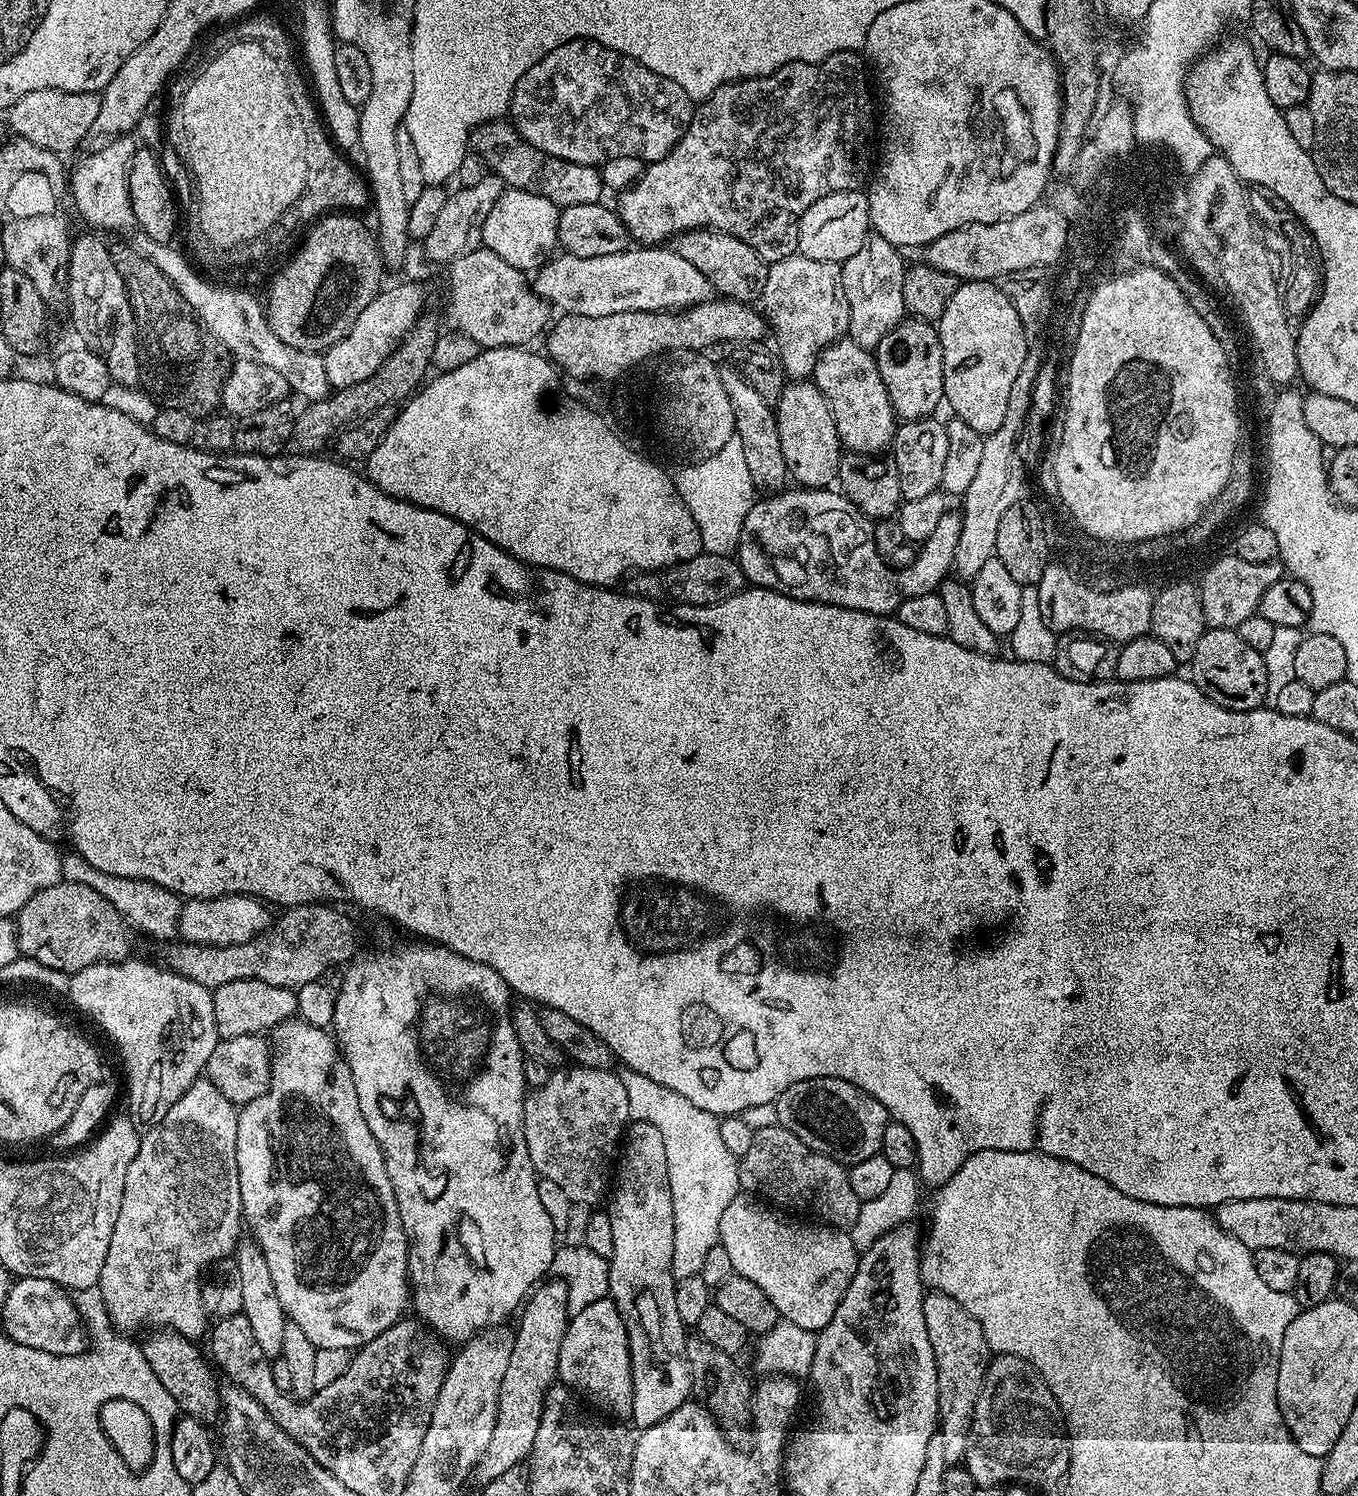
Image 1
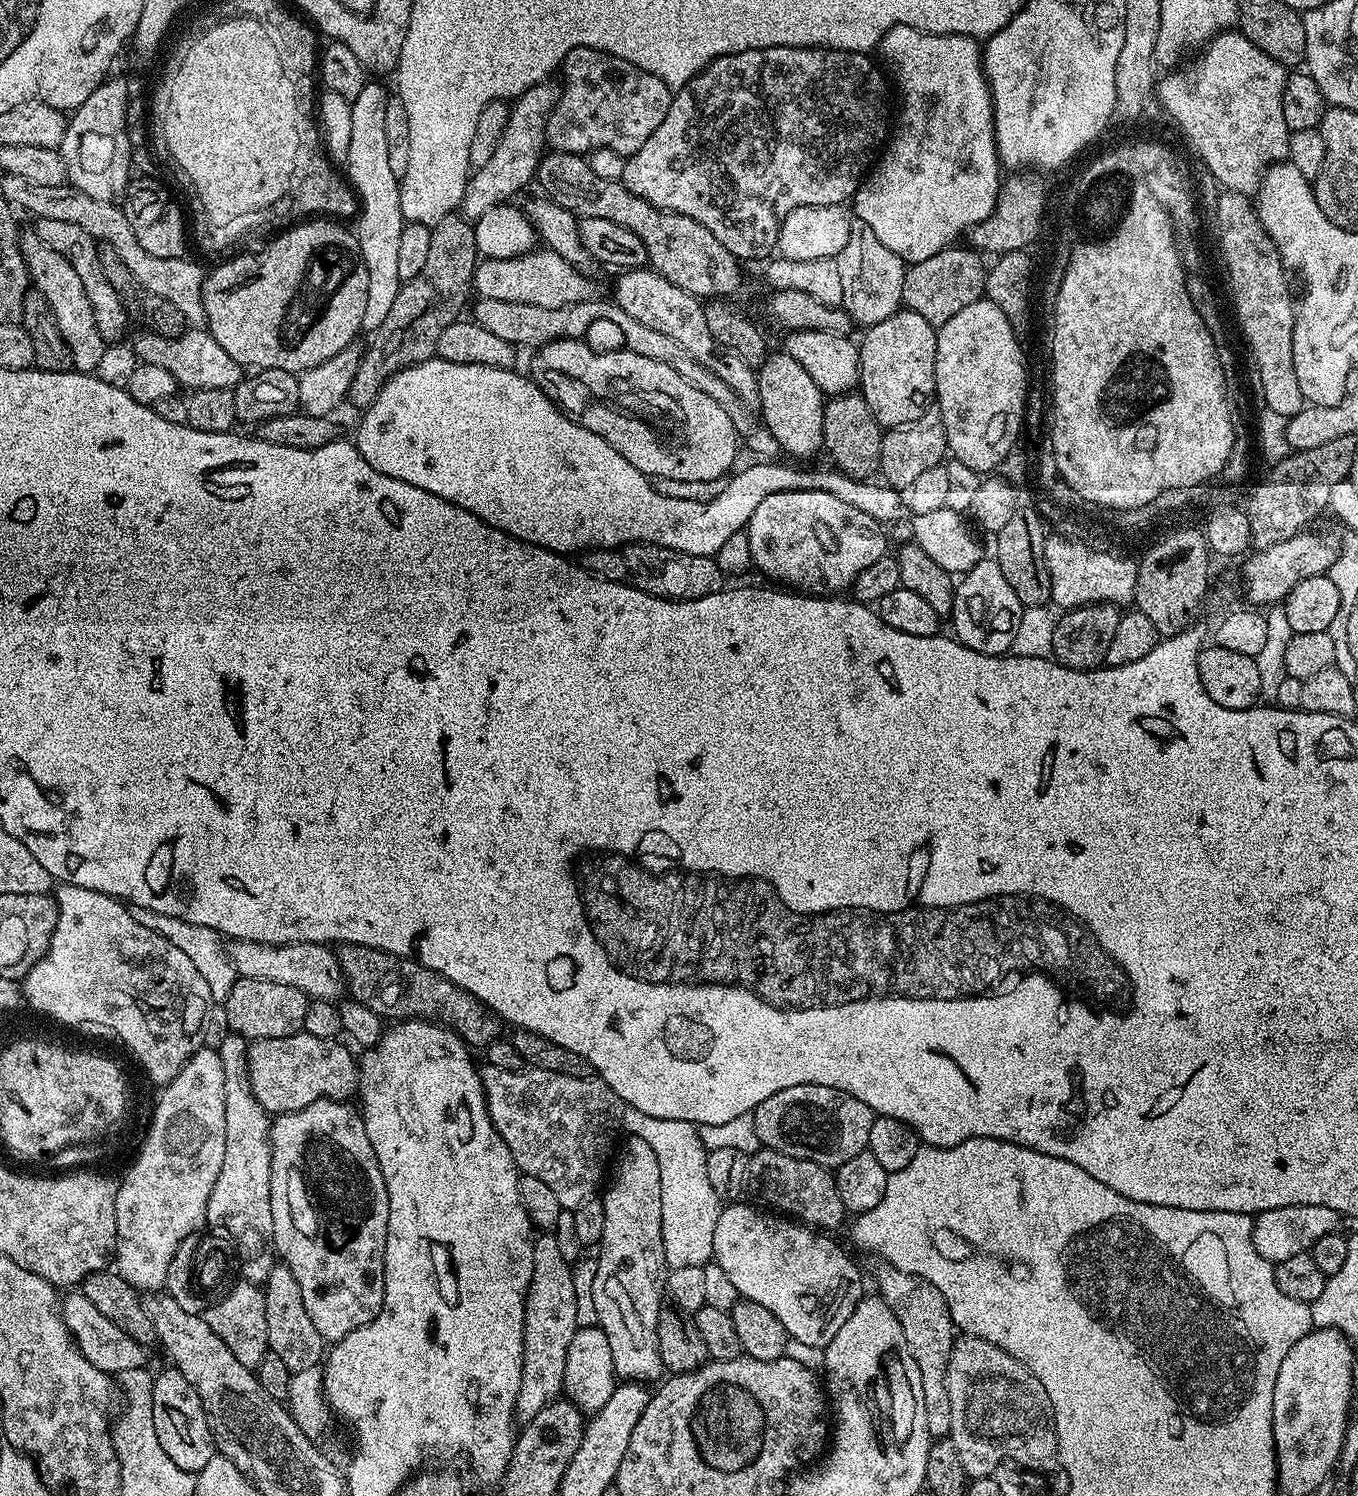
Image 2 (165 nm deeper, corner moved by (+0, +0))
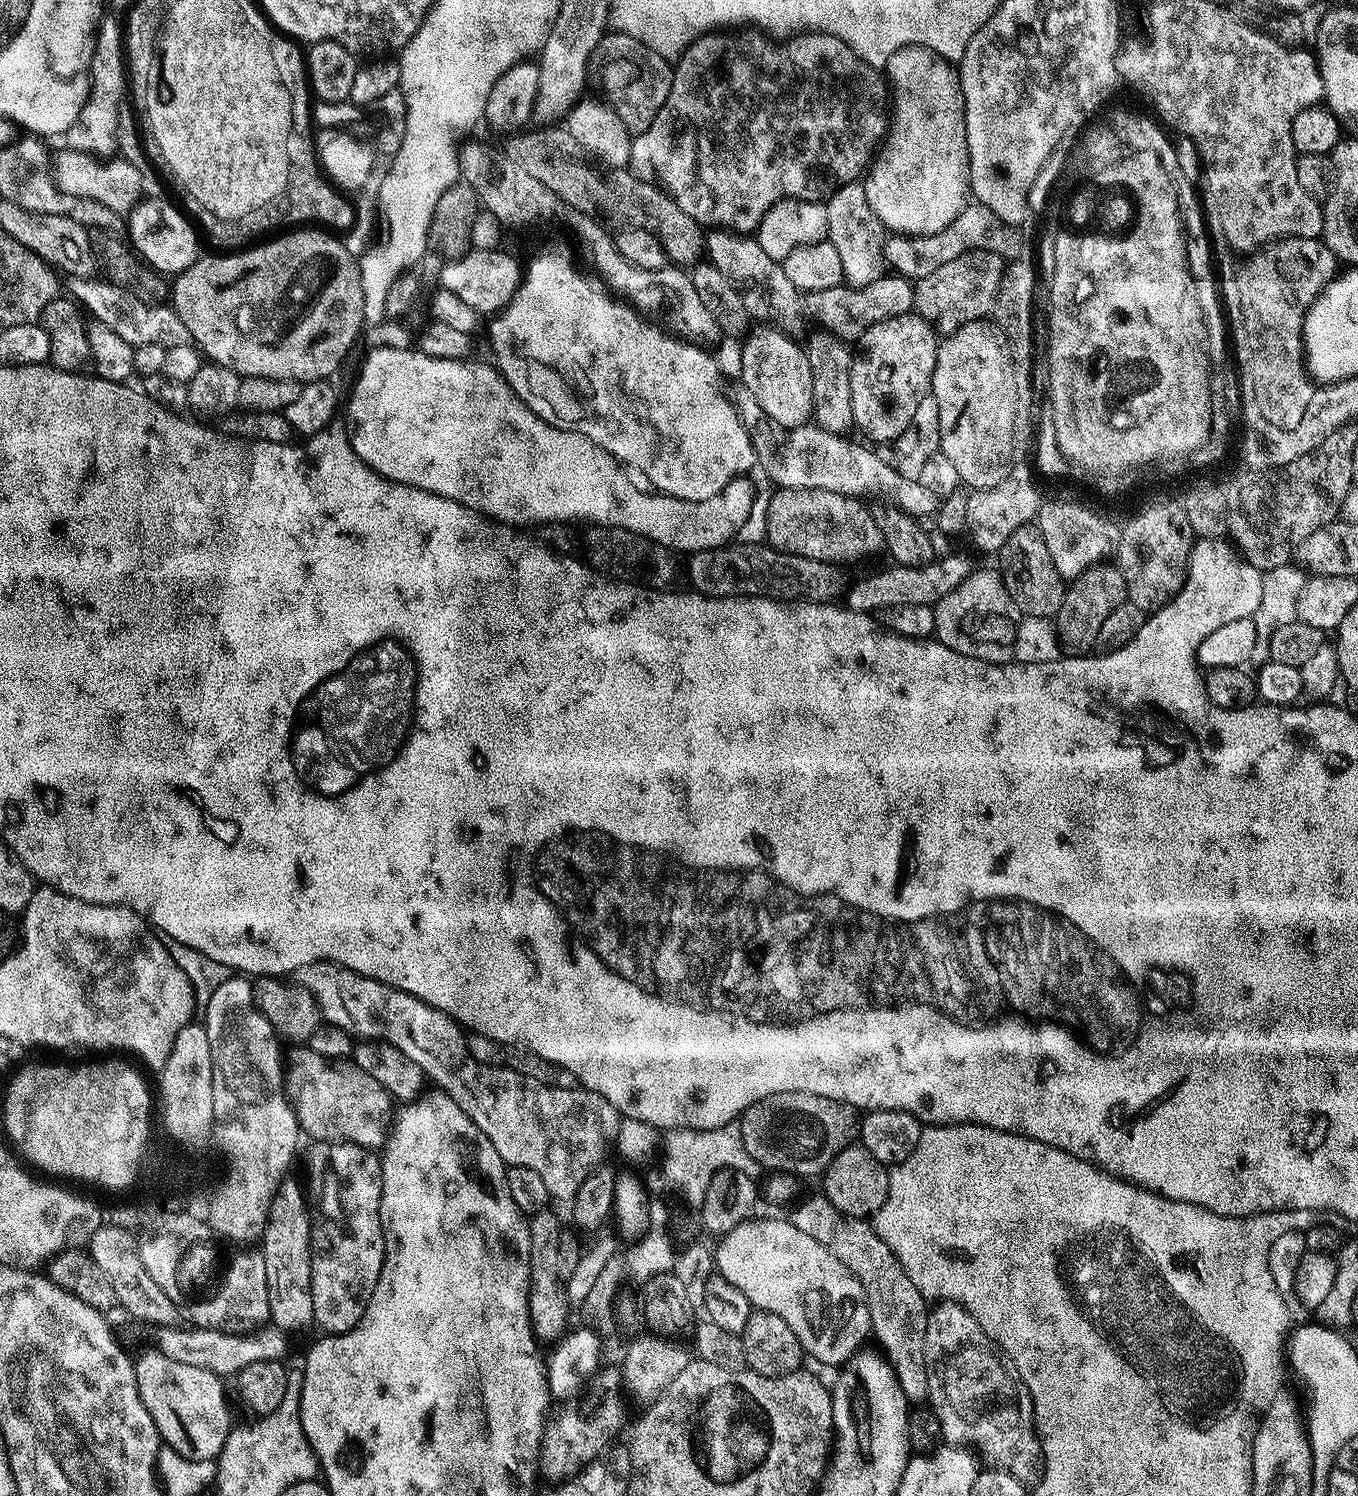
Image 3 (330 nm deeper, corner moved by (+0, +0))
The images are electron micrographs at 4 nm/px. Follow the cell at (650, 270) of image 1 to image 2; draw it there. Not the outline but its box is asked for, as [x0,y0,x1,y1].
[474,250,593,306]

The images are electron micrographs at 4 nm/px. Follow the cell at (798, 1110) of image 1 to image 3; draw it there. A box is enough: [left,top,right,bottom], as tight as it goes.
[738,1092,858,1178]

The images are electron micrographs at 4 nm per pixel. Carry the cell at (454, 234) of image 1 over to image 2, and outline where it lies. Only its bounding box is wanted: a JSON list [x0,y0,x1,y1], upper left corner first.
[459,82,558,222]

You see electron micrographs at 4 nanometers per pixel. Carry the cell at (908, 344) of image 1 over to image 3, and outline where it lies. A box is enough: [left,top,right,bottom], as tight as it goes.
[850,314,938,442]

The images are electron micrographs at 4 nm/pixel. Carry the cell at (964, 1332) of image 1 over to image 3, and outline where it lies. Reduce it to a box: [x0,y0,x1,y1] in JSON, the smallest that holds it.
[790,1194,929,1405]

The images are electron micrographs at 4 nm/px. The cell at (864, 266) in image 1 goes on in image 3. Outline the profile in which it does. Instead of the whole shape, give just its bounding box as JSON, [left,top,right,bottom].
[824,182,886,288]

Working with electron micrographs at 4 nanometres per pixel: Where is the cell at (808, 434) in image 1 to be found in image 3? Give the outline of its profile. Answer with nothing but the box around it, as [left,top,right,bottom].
[739,326,814,429]

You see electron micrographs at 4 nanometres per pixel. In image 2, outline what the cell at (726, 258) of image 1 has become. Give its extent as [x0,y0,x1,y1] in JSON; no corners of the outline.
[535,151,741,298]

